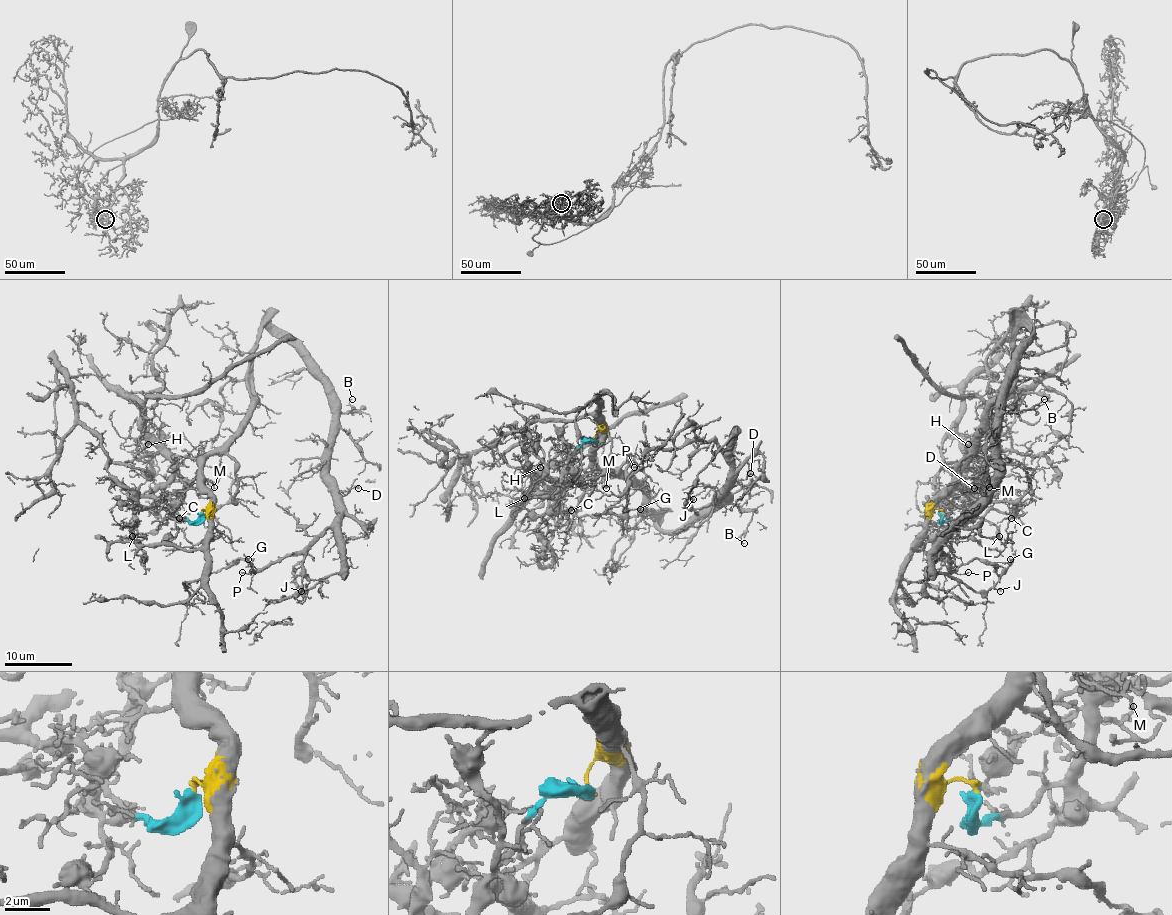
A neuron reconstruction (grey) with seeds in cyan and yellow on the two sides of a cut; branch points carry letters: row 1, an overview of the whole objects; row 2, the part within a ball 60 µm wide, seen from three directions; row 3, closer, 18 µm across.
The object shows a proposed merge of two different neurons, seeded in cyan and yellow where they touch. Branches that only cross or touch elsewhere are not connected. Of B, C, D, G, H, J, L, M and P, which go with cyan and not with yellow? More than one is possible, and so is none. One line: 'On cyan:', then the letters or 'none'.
On cyan: C, H, L, M

